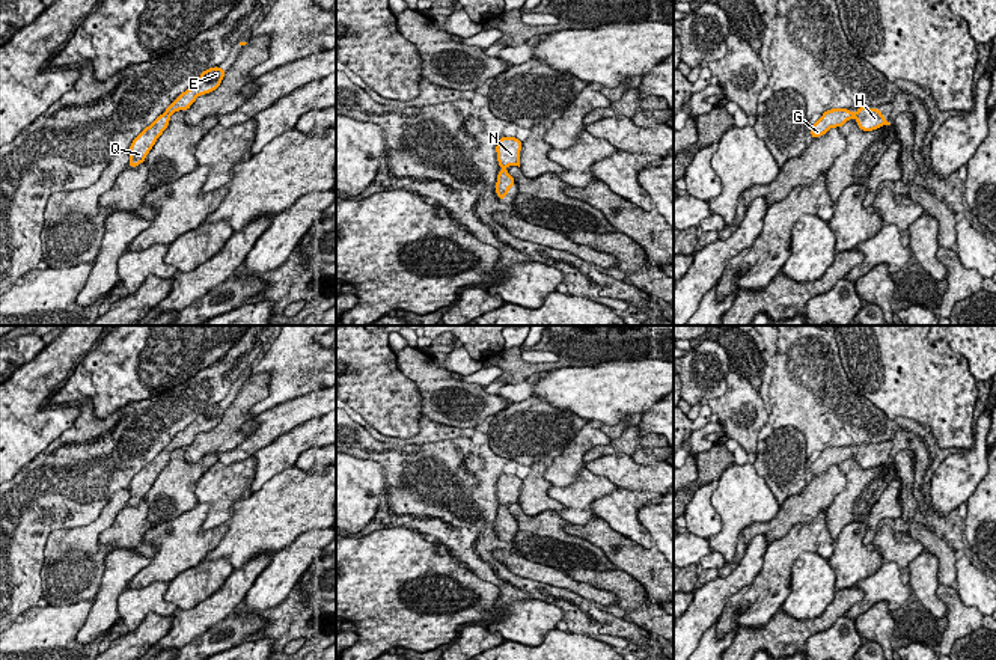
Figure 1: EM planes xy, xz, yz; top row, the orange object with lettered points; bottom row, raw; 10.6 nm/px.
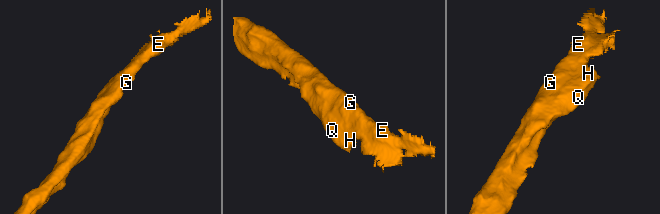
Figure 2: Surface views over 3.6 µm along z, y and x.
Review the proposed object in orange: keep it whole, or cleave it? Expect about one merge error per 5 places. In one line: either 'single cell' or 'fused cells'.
single cell

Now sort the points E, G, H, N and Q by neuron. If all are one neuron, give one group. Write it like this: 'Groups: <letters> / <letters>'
Groups: E G H N Q

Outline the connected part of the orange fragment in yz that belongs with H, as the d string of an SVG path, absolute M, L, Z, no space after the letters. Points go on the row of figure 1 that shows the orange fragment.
M857 107L857 112L848 108L826 110L821 118L811 127L812 139L824 136L830 128L841 128L847 121L856 119L862 131L874 131L880 127L891 125L878 108Z

